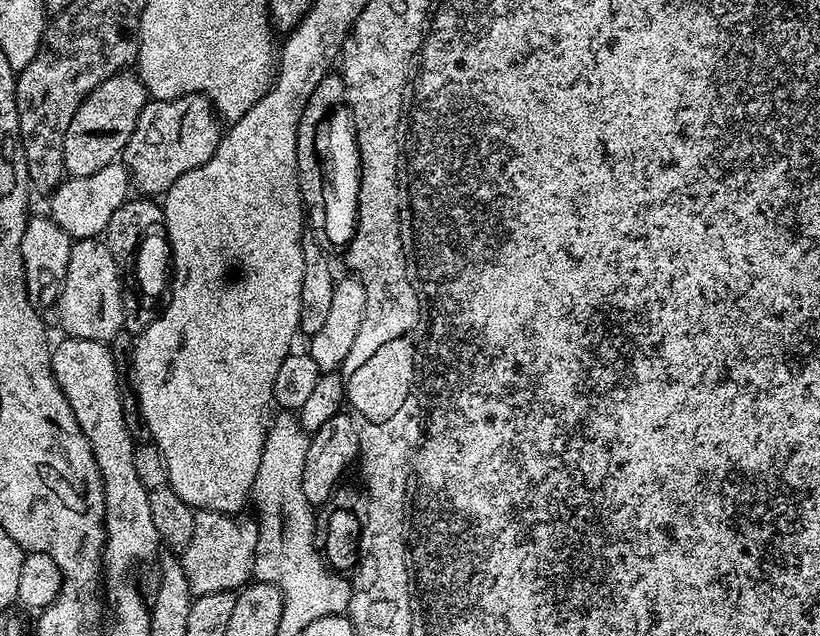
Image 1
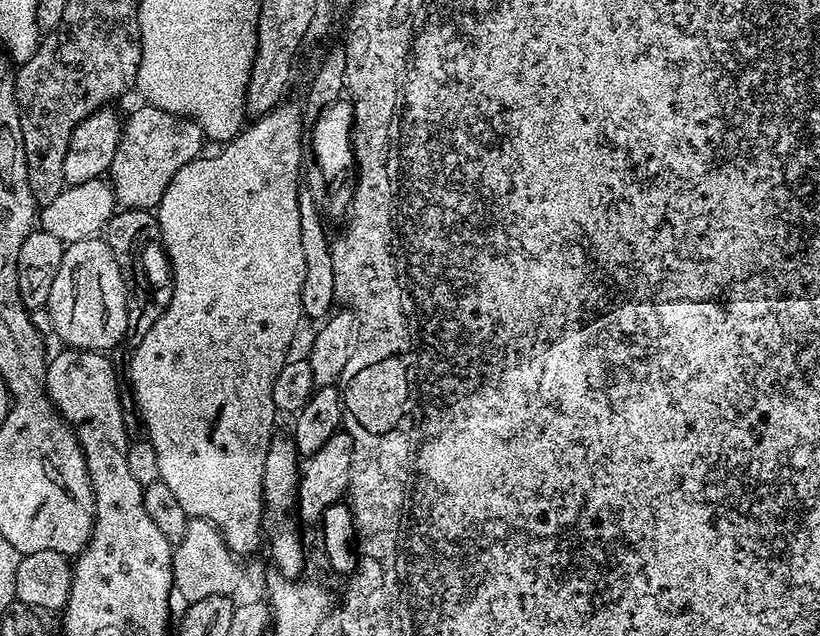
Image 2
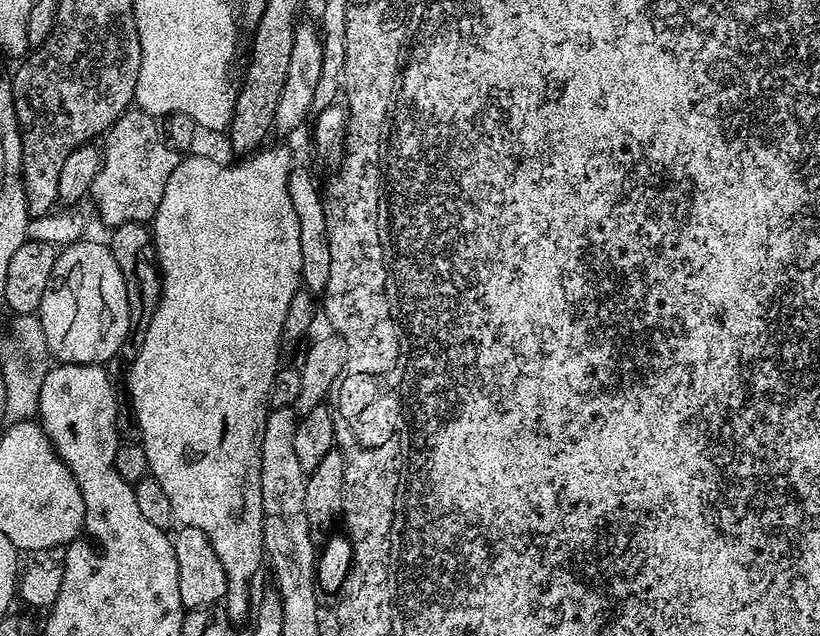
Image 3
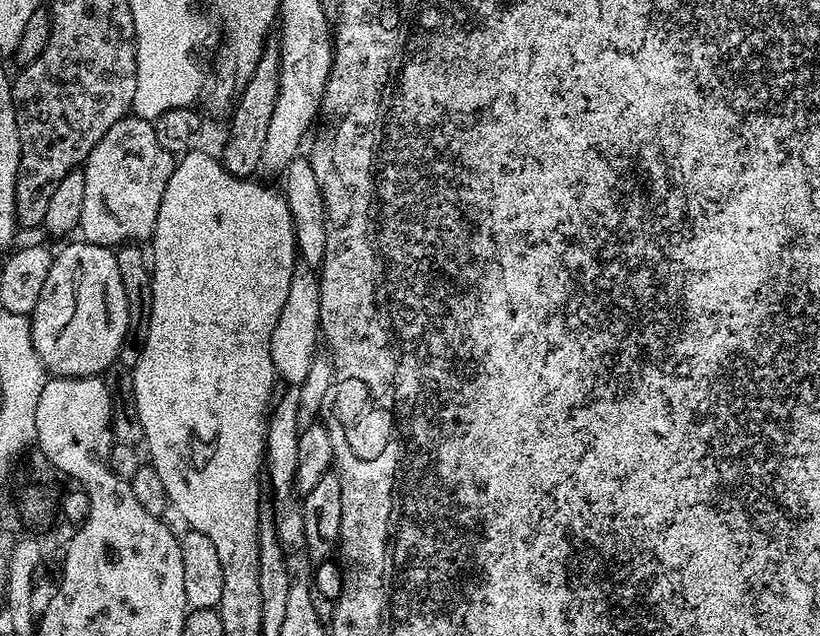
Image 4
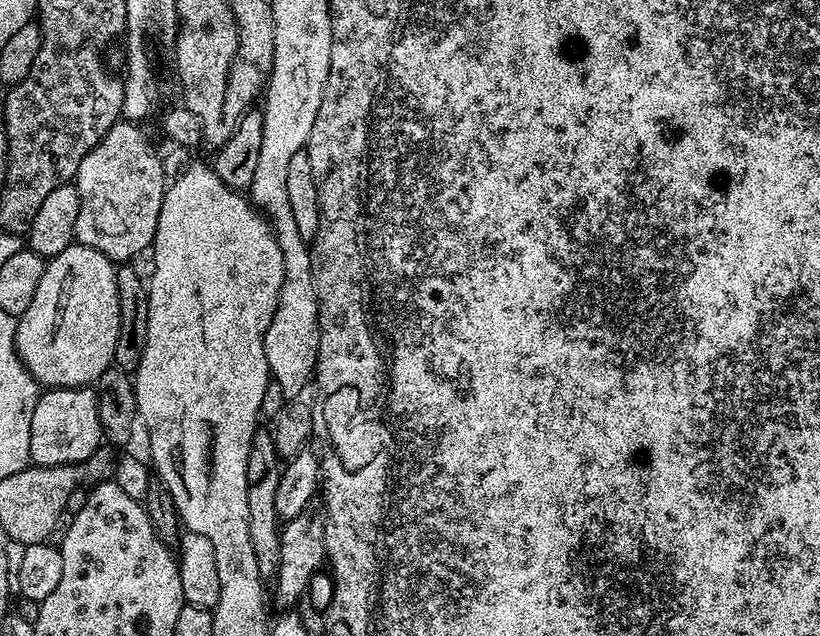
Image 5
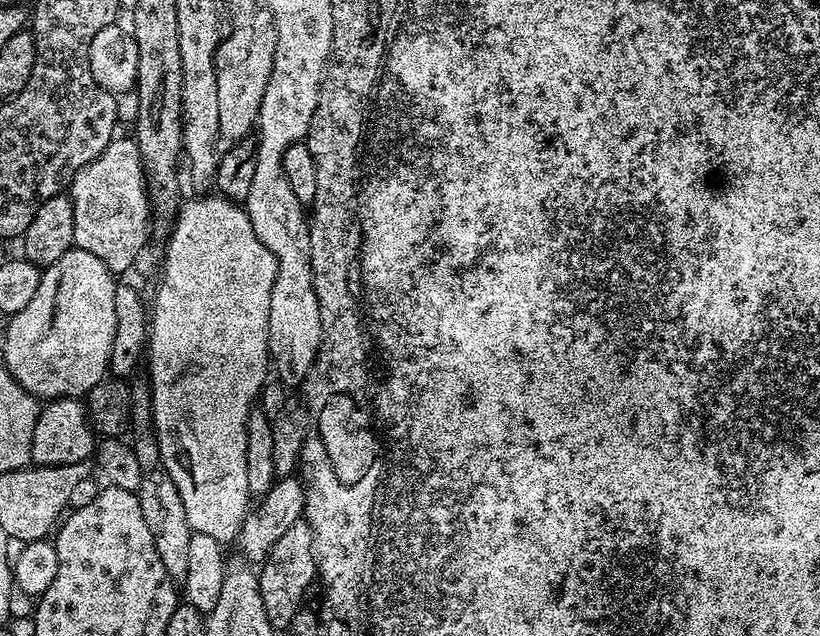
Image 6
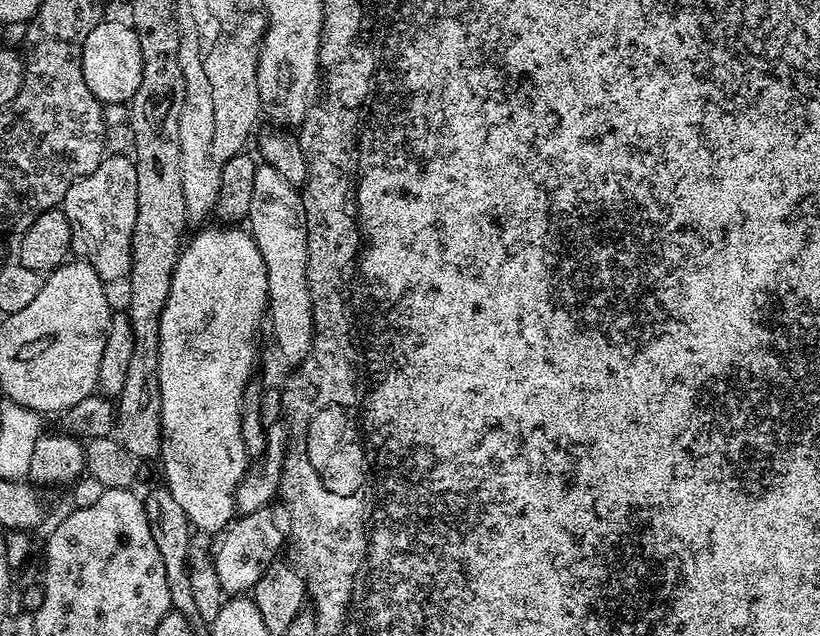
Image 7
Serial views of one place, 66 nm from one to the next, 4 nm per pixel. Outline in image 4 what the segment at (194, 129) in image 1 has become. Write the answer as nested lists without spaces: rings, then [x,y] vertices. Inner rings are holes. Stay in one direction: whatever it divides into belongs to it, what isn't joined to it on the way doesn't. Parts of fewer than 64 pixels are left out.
[[[129,114],[110,126],[110,130],[102,134],[98,146],[90,150],[88,159],[82,165],[86,191],[82,198],[82,218],[78,229],[79,235],[84,235],[81,237],[87,243],[115,249],[129,242],[144,242],[151,237],[156,229],[158,206],[162,206],[162,194],[166,190],[166,182],[170,182],[170,174],[174,167],[174,156],[164,149],[160,140],[163,139],[153,128],[153,121]]]

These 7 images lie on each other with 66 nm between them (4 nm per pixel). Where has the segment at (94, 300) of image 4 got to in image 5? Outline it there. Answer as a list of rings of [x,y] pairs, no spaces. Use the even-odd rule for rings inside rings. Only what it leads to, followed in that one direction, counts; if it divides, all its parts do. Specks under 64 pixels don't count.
[[[75,242],[66,250],[62,250],[62,254],[51,257],[51,259],[45,263],[42,282],[38,282],[38,290],[34,293],[34,299],[30,302],[30,306],[26,306],[26,310],[18,317],[16,332],[16,352],[20,356],[20,360],[24,364],[26,370],[29,371],[29,374],[33,376],[40,386],[43,386],[45,389],[87,388],[95,385],[106,369],[113,367],[116,358],[116,343],[118,342],[118,326],[120,325],[116,270],[117,265],[113,263],[113,261],[107,260],[98,250],[94,250],[85,244],[77,244]]]

